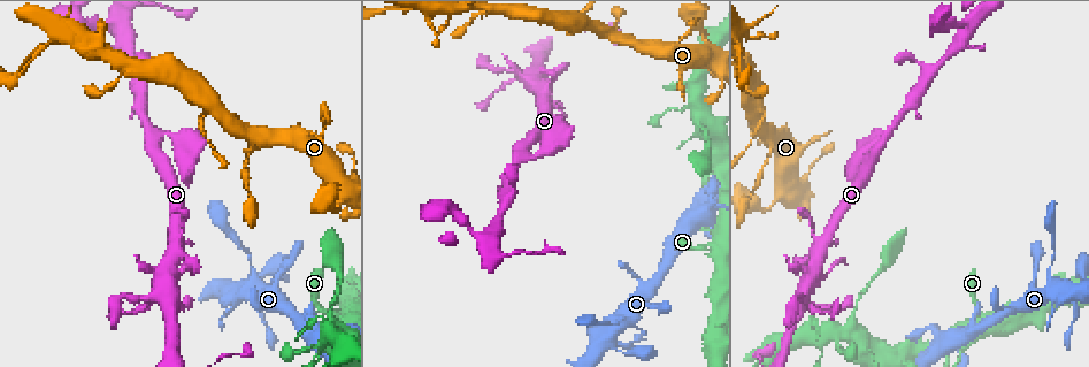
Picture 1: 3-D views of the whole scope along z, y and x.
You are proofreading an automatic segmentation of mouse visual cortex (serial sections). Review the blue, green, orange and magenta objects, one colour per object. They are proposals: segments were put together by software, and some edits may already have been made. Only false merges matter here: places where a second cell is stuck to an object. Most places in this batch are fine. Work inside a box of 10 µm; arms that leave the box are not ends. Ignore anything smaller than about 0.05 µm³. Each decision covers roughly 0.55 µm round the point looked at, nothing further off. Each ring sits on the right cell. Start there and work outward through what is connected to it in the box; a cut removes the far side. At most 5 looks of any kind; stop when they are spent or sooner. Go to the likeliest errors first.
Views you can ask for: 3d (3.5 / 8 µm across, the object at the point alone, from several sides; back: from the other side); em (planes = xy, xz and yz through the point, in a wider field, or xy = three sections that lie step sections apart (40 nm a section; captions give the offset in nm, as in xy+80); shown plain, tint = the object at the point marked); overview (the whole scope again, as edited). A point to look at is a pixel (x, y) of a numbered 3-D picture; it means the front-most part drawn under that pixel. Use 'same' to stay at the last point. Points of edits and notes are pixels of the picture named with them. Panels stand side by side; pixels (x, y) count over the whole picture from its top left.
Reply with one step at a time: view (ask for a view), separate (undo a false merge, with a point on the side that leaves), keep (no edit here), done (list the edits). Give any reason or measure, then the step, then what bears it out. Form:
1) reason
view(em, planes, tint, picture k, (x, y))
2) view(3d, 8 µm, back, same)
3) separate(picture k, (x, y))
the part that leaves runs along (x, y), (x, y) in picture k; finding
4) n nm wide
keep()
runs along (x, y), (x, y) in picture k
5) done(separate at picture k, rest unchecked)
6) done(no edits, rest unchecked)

view(3d, 3.5 µm, picture 1, (338, 317))

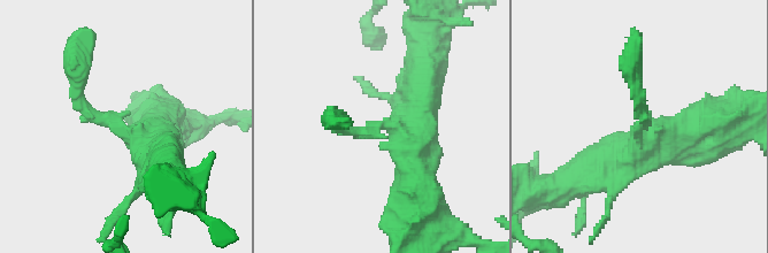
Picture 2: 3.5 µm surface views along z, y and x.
view(em, planes, tint, picture 2, (121, 127))

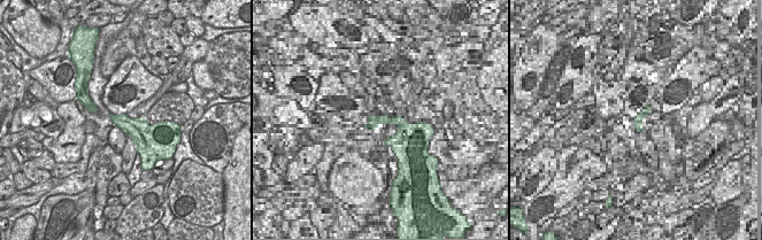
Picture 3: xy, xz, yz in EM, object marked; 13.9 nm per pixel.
3 arms
keep()
runs along (79, 81), (93, 116), (168, 162) in picture 2; continuous, no second cell

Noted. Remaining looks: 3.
side arm on a straight run
view(3d, 3.5 µm, picture 1, (263, 138))

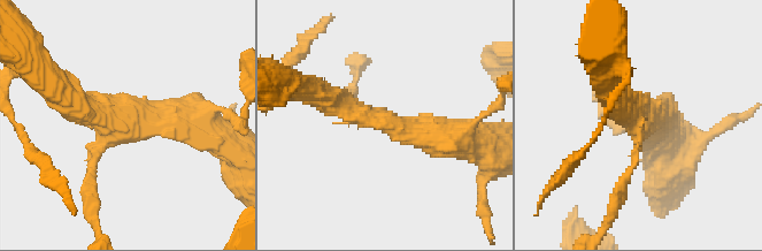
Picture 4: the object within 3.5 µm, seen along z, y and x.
3 arms; arms of 150, 300, 450 nm
view(em, xy, step 1, tint, picture 4, (130, 119))

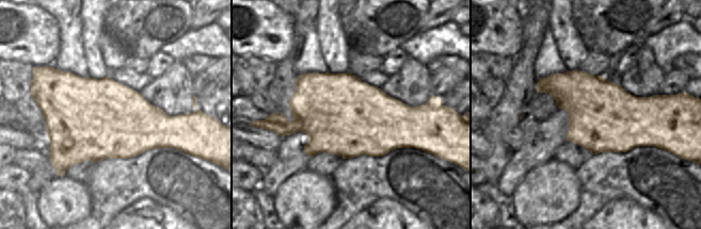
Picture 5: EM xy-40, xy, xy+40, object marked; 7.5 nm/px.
600 nm wide
keep()
runs along (462, 141), (408, 131), (324, 97) in picture 4; one cell here

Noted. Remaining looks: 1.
done(no edits, rest unchecked)

